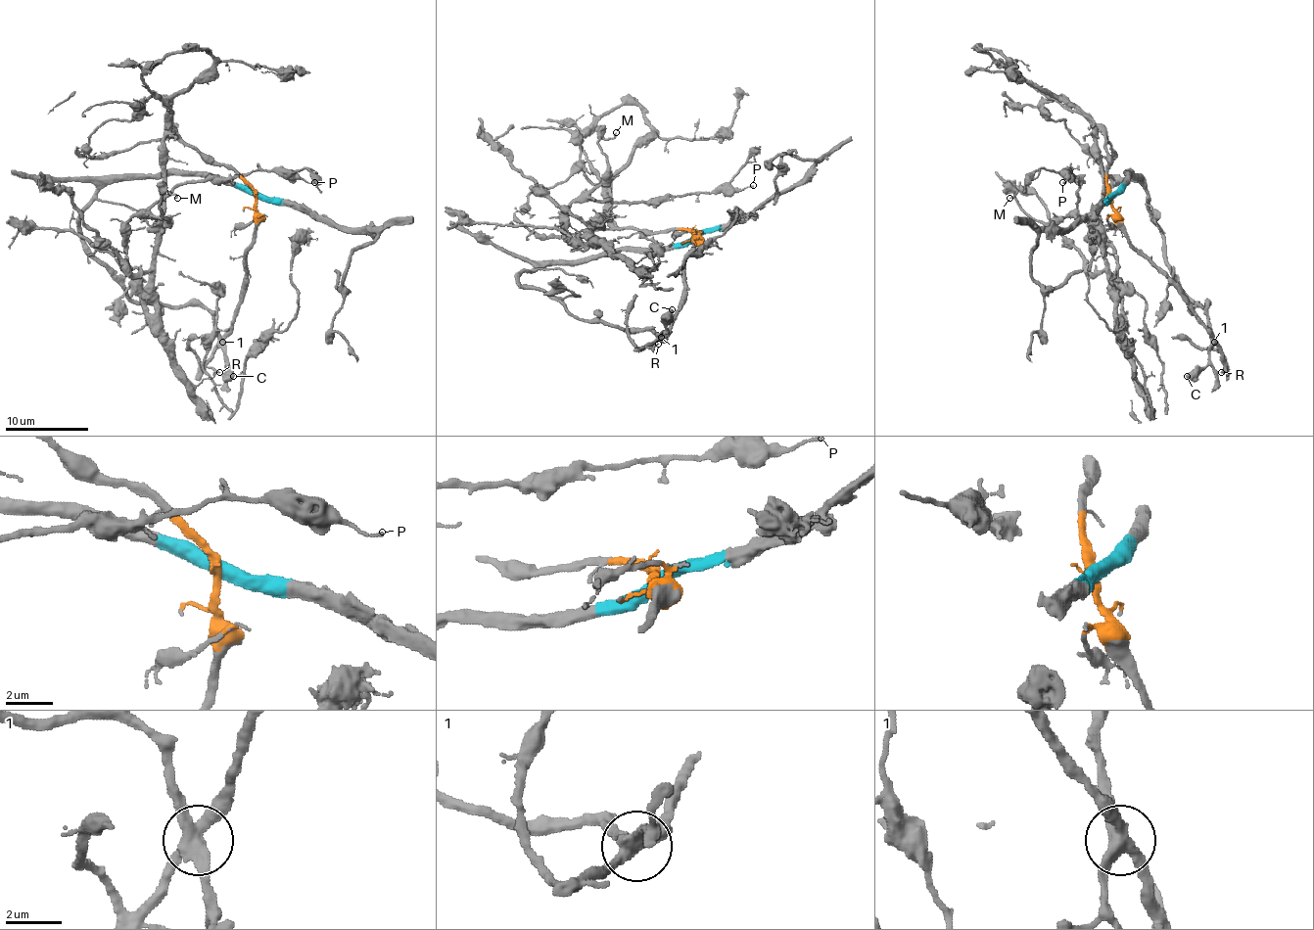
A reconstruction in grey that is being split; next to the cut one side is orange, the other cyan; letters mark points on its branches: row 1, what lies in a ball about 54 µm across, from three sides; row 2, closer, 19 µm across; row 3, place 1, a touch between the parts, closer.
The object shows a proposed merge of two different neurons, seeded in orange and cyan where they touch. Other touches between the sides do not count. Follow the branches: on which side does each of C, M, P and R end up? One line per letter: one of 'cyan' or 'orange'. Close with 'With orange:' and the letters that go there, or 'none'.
C: cyan
M: orange
P: orange
R: orange
With orange: M, P, R

